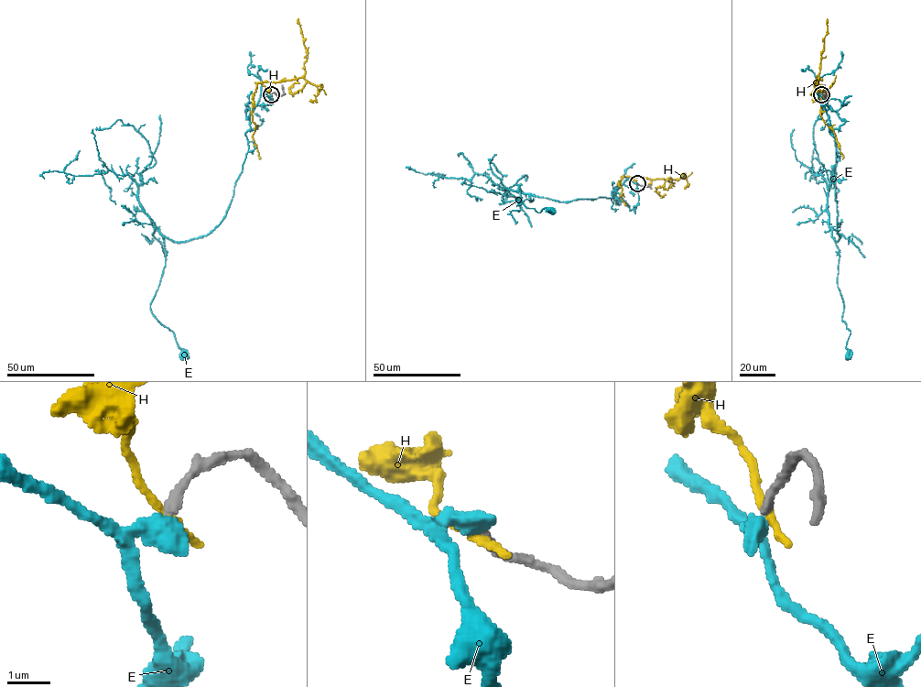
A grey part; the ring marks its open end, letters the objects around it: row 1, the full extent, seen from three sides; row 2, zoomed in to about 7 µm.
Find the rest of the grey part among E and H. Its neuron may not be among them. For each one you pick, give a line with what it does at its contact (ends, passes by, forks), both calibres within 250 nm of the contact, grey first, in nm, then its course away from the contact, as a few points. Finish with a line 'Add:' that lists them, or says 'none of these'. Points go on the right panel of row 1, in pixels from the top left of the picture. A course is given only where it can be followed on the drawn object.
Add: none of these

